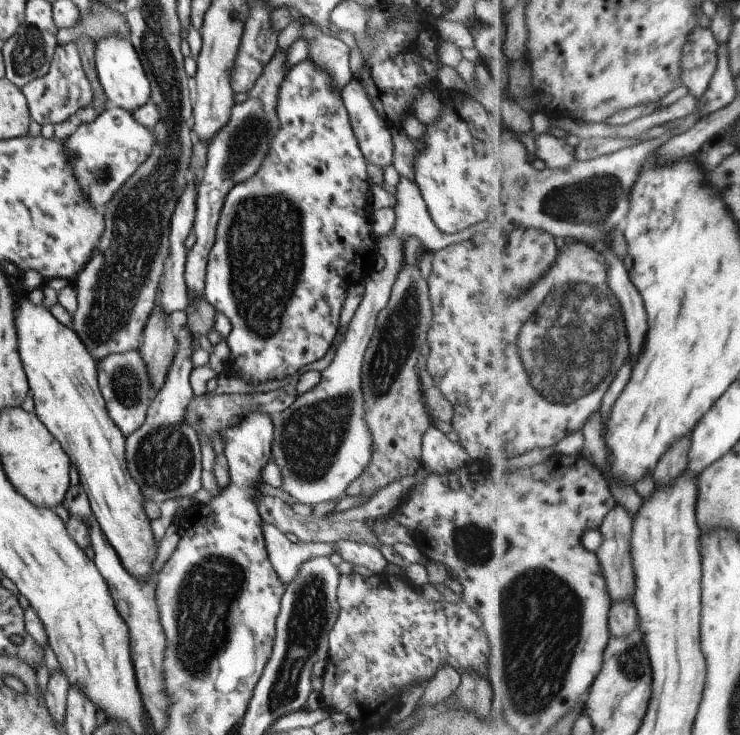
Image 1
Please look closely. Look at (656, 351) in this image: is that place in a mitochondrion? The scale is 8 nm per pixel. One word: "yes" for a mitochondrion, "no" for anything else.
no

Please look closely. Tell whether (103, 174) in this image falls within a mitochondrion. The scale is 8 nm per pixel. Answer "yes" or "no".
yes

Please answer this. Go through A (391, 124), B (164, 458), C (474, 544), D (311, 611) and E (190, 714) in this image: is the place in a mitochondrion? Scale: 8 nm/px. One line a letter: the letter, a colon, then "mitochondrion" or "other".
A: other
B: mitochondrion
C: mitochondrion
D: mitochondrion
E: mitochondrion

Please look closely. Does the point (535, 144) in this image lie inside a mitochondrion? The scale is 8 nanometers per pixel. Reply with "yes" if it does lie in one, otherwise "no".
no

